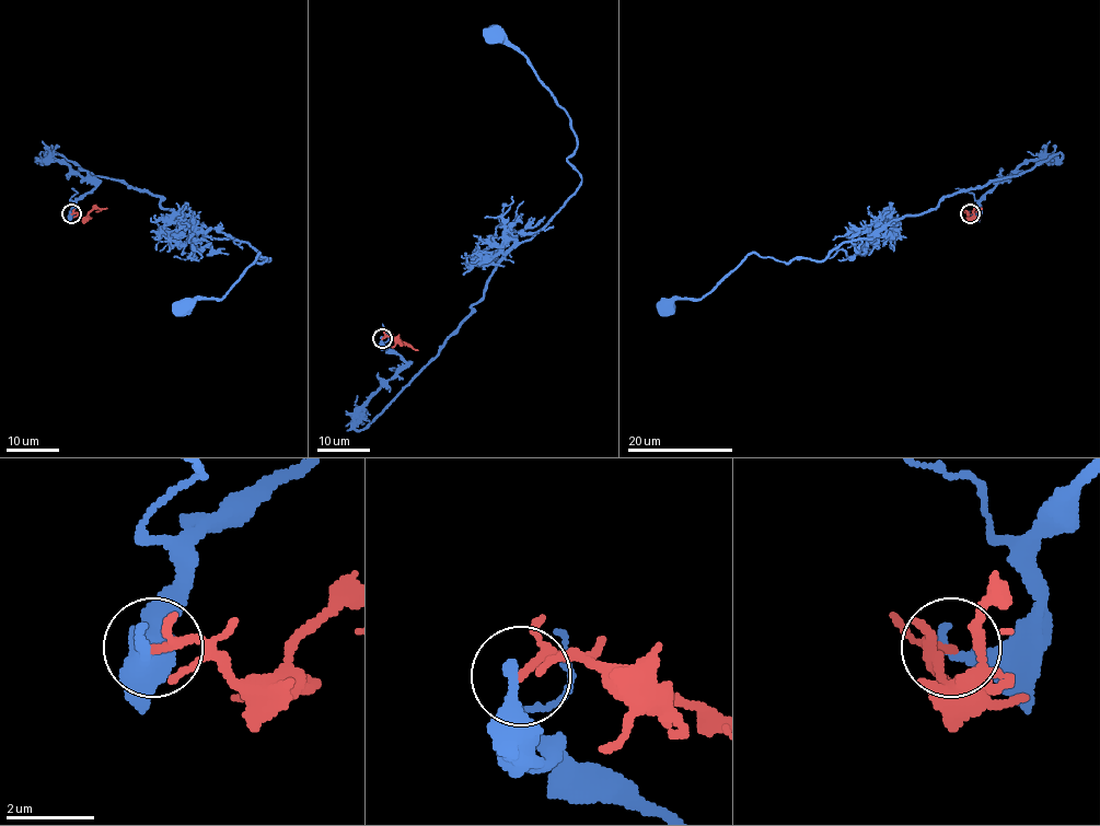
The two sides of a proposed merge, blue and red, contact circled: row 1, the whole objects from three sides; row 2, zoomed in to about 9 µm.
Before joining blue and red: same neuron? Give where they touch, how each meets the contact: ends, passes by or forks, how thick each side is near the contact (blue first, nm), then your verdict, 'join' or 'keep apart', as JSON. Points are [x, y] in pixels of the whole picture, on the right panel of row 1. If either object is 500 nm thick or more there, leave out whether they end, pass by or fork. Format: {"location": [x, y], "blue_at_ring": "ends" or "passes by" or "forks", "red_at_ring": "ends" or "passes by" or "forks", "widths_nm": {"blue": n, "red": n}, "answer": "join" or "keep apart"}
{"location": [970, 213], "blue_at_ring": "ends", "red_at_ring": "passes by", "widths_nm": {"blue": 340, "red": 140}, "answer": "keep apart"}

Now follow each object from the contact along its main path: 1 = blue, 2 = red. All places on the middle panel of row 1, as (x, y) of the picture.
1: (381, 338), (406, 362), (360, 411), (359, 431), (581, 181), (567, 160), (571, 118), (494, 35)
2: (382, 338), (391, 336), (418, 350)

